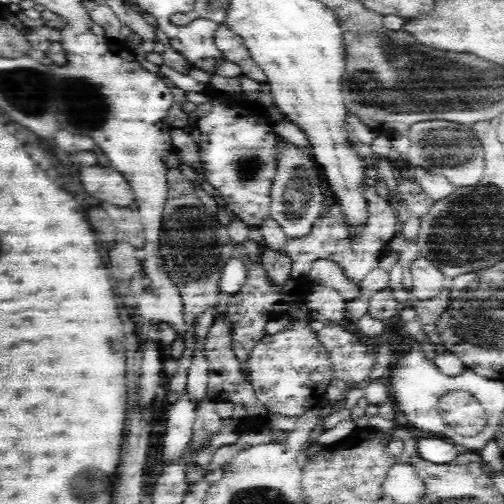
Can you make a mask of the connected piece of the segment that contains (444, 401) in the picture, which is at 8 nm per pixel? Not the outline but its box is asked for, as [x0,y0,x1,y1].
[438,388,486,436]

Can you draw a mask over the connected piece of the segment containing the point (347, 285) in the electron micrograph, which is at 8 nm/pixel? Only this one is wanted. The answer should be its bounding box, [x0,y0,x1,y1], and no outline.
[306,260,362,306]

